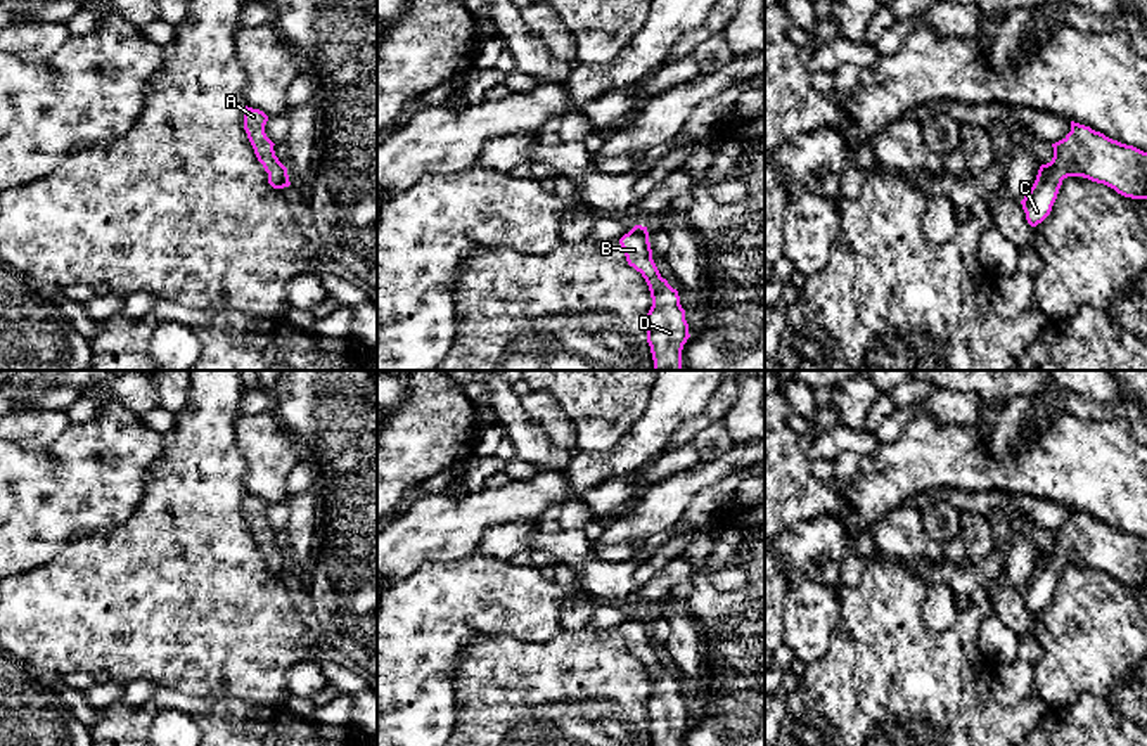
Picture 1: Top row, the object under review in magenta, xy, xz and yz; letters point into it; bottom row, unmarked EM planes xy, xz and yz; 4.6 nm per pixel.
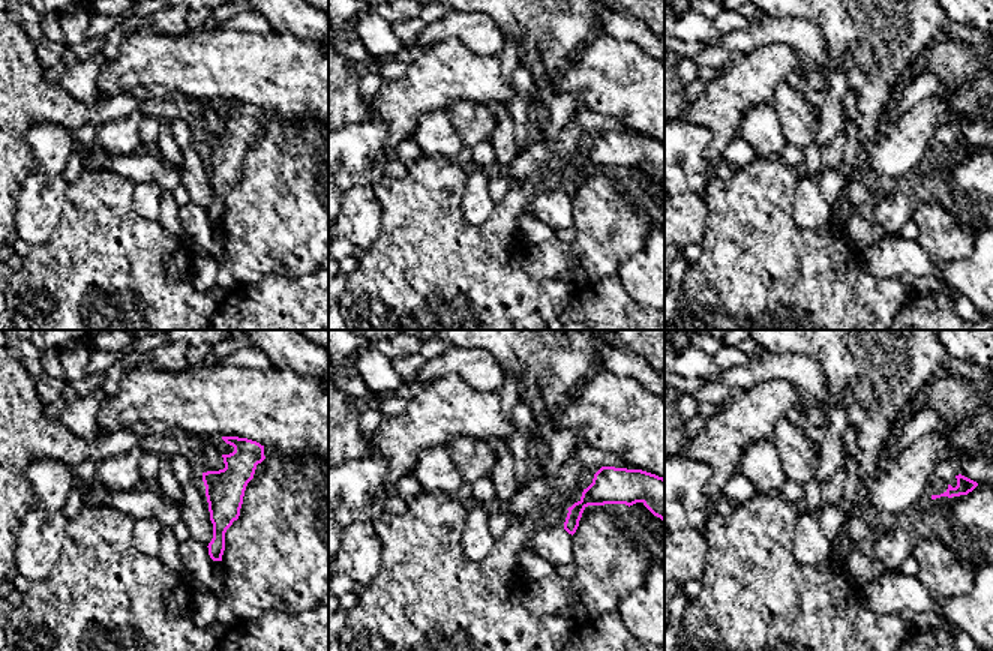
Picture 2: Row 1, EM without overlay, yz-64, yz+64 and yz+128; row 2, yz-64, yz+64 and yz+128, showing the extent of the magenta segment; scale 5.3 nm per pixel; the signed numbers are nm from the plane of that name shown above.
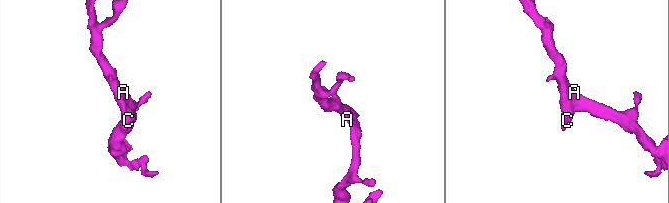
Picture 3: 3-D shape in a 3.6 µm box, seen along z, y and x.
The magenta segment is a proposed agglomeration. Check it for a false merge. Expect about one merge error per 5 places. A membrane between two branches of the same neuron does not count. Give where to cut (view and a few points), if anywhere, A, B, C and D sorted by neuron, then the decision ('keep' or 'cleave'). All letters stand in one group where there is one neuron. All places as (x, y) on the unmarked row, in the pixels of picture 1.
no cut; A B C D; keep

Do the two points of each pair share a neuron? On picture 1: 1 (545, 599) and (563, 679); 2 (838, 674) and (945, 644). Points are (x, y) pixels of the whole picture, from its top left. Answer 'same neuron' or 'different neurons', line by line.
1: different neurons
2: same neuron

